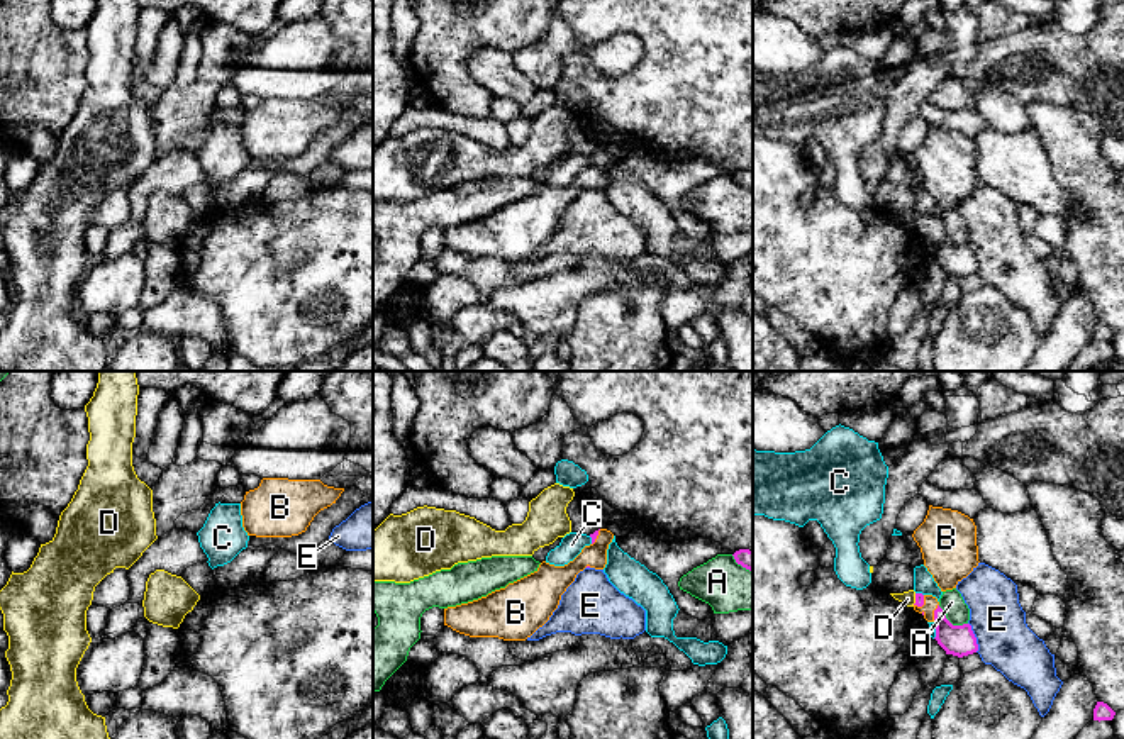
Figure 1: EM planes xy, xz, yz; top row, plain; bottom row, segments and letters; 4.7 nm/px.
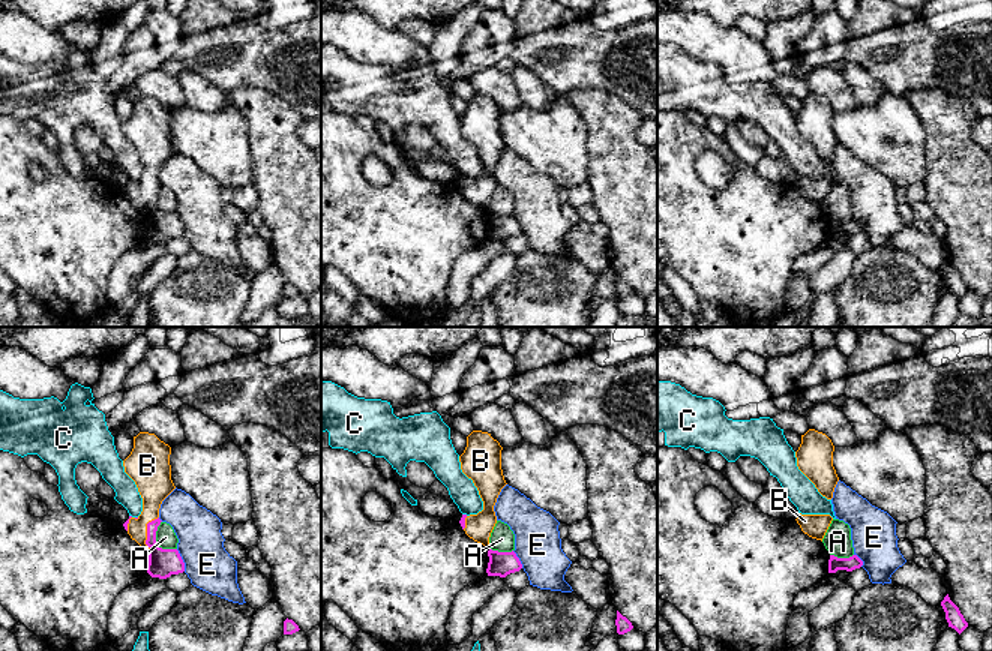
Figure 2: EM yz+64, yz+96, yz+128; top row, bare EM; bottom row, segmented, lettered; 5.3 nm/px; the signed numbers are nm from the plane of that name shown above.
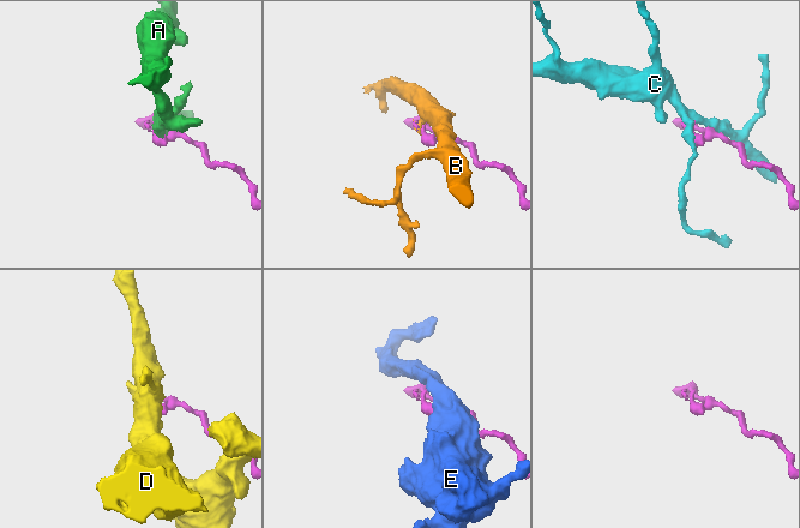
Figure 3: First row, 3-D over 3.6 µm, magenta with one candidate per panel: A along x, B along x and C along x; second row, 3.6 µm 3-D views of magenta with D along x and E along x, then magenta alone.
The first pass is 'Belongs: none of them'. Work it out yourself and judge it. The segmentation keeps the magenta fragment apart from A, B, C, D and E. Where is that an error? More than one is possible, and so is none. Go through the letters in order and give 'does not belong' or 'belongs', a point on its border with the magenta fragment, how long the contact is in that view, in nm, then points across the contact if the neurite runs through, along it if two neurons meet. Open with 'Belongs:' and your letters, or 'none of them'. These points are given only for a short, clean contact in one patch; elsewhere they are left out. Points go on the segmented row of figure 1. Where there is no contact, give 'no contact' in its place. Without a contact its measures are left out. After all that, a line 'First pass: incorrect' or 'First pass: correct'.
Belongs: none of them
A: does not belong; contact yz (950, 622); length 170 nm
B: does not belong; contact yz (934, 612); length 90 nm; border yz (938, 604), (933, 621)
C: does not belong; contact yz (936, 631); length 80 nm
D: does not belong; contact yz (916, 599); length 60 nm; border yz (916, 594), (912, 604)
E: does not belong; contact yz (975, 638); length 150 nm
First pass: correct

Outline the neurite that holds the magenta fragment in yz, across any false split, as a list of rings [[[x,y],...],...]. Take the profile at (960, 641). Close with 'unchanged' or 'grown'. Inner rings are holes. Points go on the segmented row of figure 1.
[[[938,605],[934,610],[936,641],[946,651],[958,658],[973,654],[978,651],[977,637],[970,624],[953,625],[944,610]]]; unchanged

